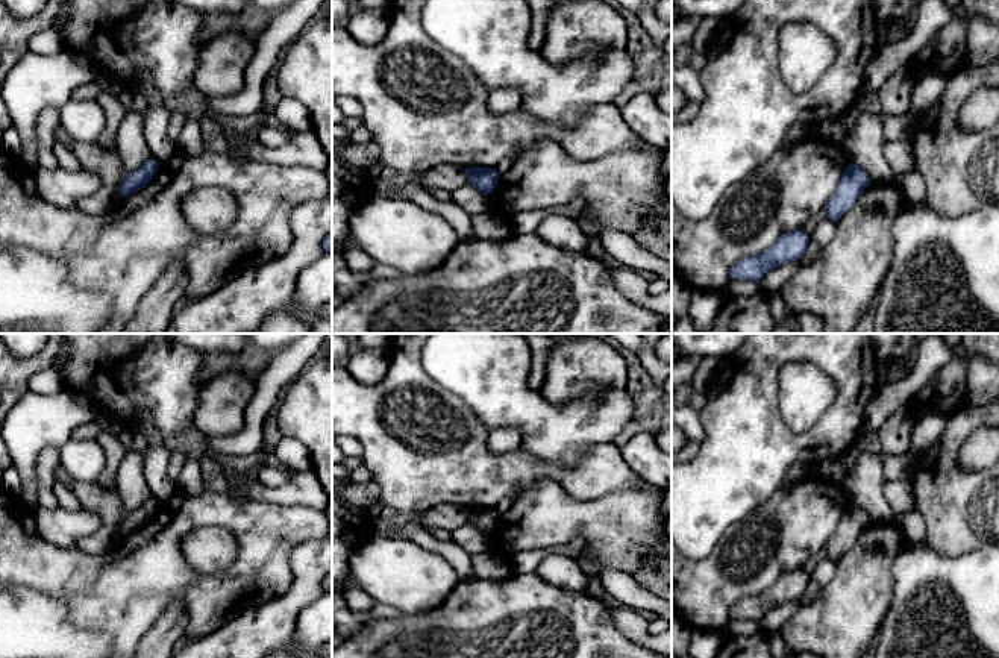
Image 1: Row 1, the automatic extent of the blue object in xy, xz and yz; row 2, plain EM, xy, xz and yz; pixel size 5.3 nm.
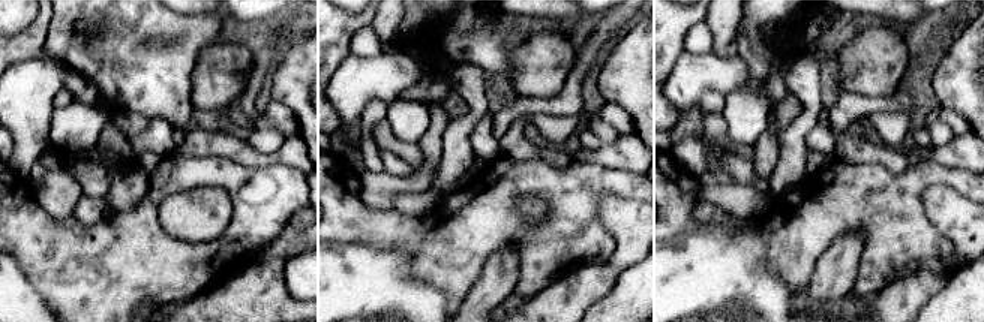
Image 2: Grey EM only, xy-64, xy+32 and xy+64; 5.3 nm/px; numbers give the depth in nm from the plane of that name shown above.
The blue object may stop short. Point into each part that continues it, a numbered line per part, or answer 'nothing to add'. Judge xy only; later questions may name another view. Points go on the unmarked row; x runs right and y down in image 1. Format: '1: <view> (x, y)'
nothing to add

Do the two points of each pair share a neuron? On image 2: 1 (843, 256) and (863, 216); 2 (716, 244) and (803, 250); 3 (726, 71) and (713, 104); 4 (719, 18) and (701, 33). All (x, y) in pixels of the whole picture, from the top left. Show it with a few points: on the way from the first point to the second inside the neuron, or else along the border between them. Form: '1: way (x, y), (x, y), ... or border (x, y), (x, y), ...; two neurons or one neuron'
1: border (864, 237), (860, 232), (845, 232), (825, 250); two neurons
2: border (734, 231), (764, 238), (764, 264), (780, 279); two neurons
3: border (725, 96), (707, 90), (696, 110); two neurons
4: border (704, 21), (713, 39), (713, 51); two neurons

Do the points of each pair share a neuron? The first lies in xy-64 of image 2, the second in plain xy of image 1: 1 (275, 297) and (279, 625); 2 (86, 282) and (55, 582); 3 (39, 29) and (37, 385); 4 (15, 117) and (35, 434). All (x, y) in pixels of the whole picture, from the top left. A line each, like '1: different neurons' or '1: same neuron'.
1: same neuron
2: same neuron
3: different neurons
4: same neuron

